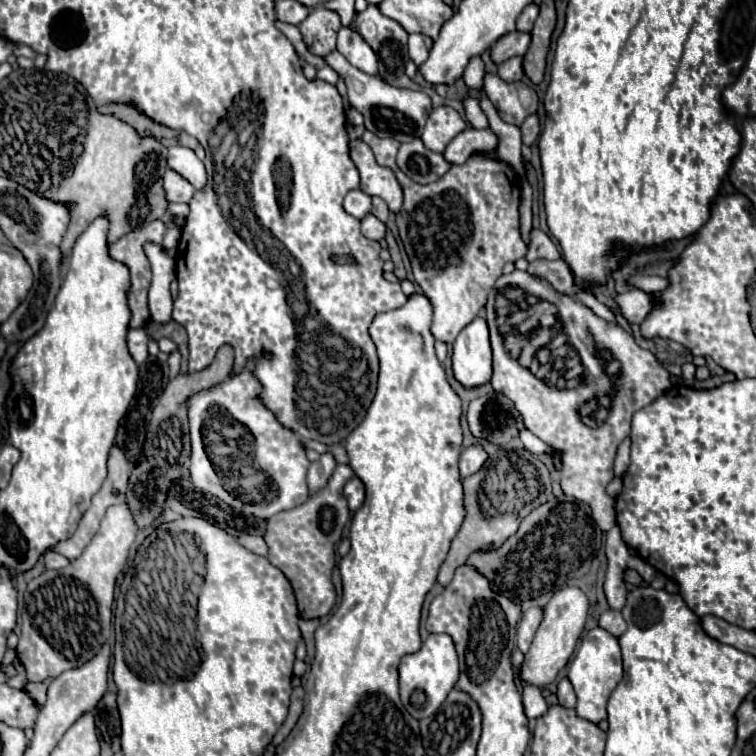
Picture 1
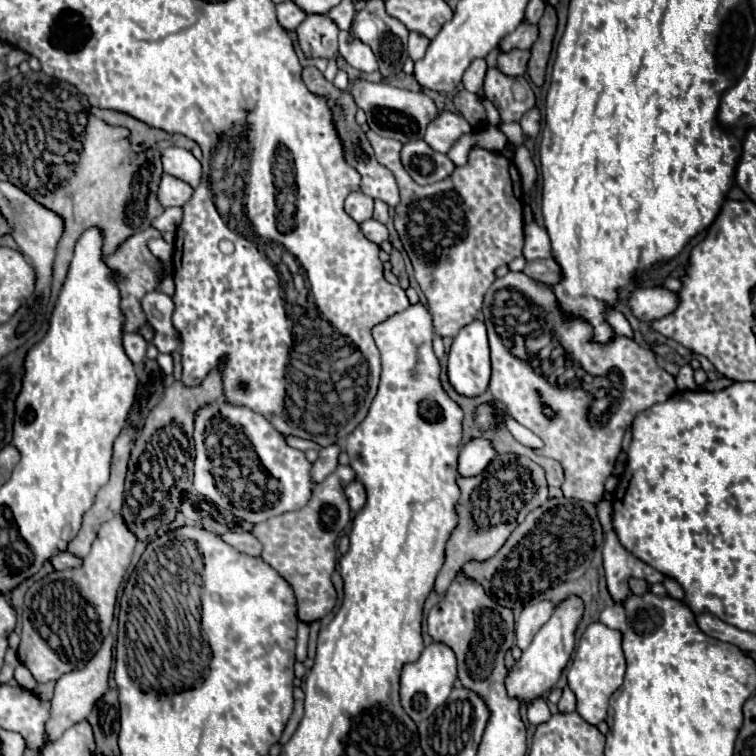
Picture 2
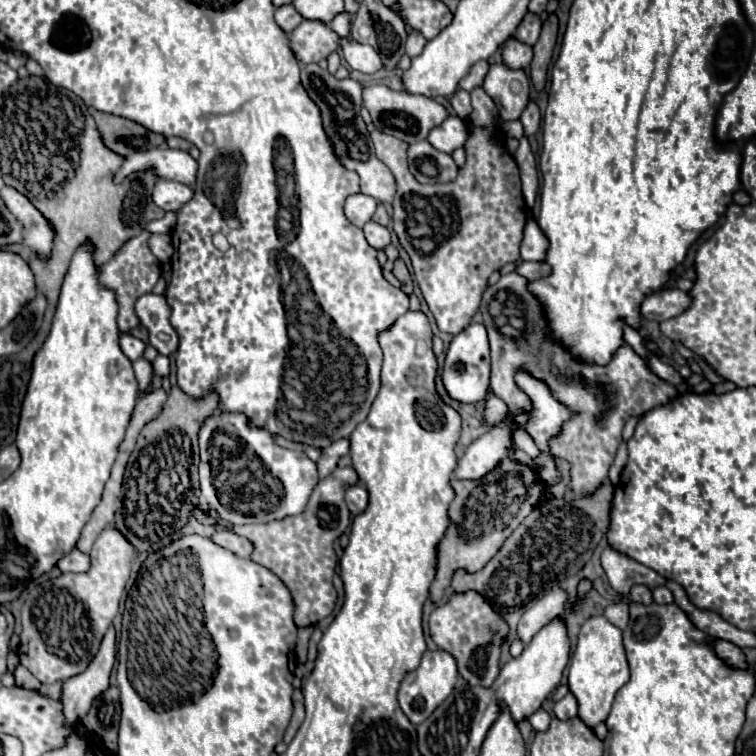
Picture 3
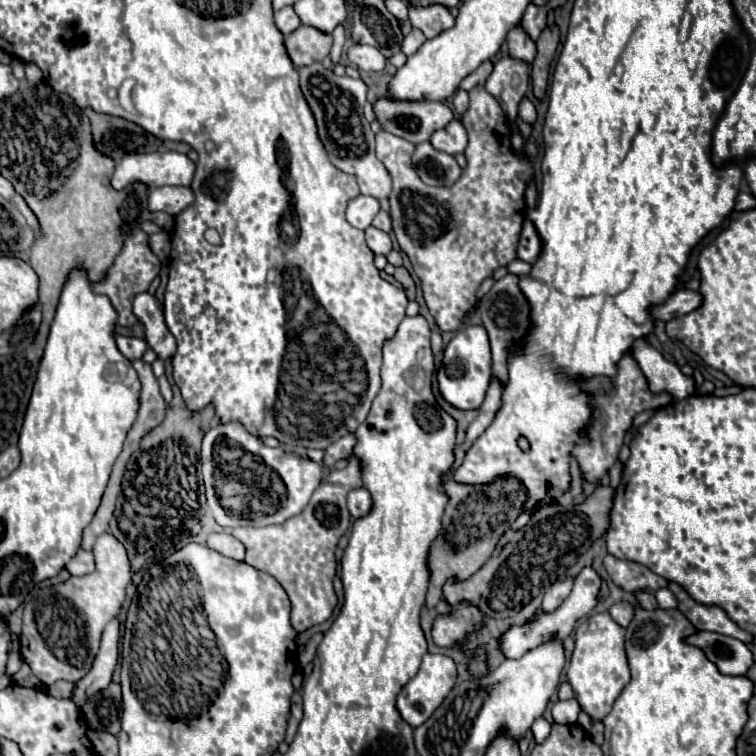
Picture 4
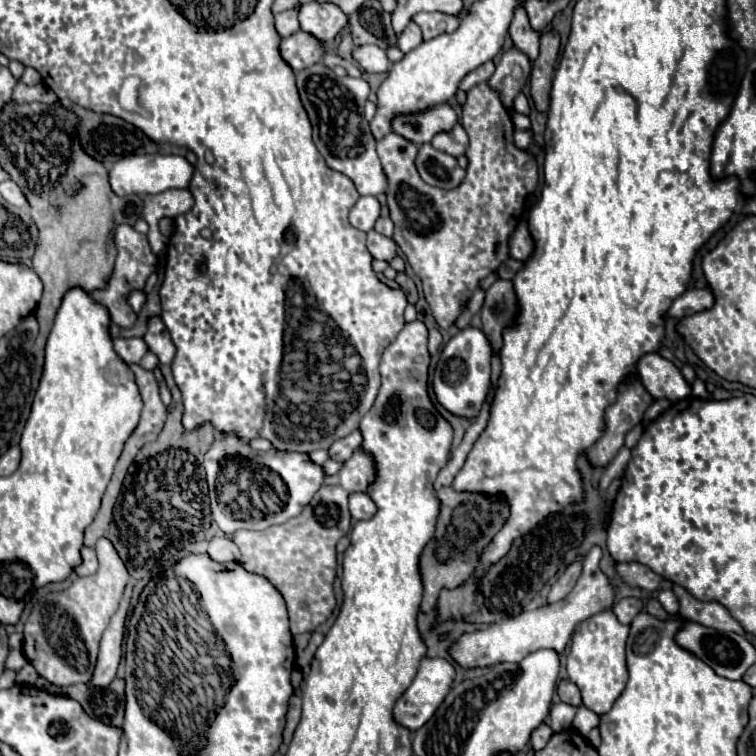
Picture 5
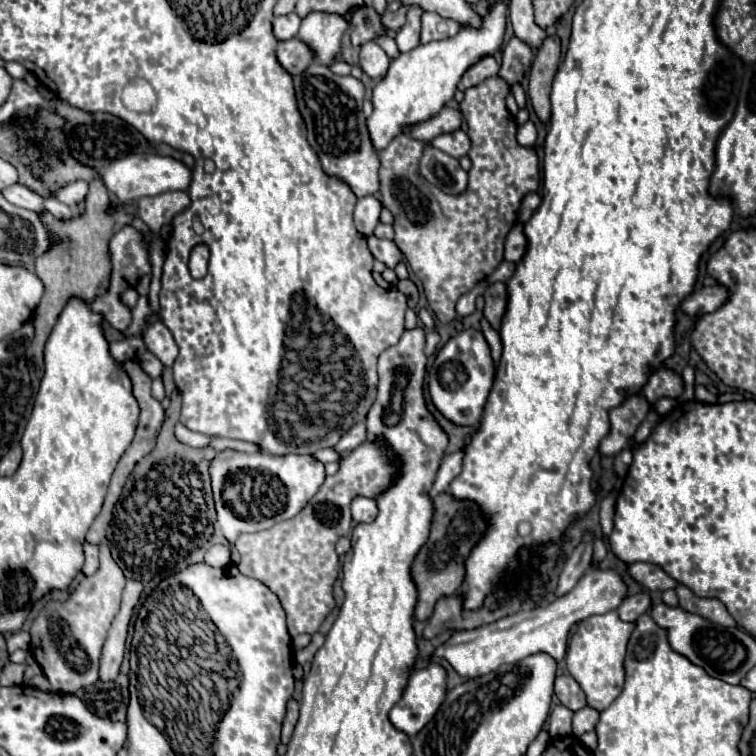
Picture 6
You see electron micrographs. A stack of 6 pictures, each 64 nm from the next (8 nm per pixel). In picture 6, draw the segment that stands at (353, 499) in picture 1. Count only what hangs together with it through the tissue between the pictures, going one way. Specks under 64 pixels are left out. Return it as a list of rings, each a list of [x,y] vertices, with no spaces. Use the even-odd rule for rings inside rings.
[[[358,496],[352,500],[352,520],[356,524],[360,522],[372,522],[378,516],[378,504],[372,498],[362,498]]]

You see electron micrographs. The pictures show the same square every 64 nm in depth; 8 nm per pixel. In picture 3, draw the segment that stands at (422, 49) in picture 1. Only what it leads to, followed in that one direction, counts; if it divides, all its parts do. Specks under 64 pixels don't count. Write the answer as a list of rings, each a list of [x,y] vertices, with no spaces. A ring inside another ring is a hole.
[[[416,32],[416,34],[410,34],[408,40],[406,40],[406,54],[408,54],[410,58],[418,56],[418,54],[422,52],[424,44],[426,44],[426,38],[424,38],[422,34],[418,34],[418,32]]]

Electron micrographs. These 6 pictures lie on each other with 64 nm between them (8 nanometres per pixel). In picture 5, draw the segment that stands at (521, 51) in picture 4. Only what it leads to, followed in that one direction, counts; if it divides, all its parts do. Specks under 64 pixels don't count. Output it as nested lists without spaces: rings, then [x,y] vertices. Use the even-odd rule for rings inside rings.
[[[524,2],[518,4],[516,10],[514,10],[514,18],[512,18],[512,24],[510,24],[510,36],[514,40],[514,46],[518,46],[522,52],[526,52],[530,60],[536,60],[542,32],[536,32],[530,26]]]

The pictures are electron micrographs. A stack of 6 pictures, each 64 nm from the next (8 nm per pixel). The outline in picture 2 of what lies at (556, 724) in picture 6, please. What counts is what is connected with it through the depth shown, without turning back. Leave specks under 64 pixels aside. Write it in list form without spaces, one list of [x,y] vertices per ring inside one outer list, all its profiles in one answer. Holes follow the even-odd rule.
[[[566,686],[566,688],[564,688],[564,694],[562,694],[560,702],[558,702],[558,712],[566,714],[566,712],[574,712],[574,710],[576,710],[576,696],[574,696],[574,692]]]

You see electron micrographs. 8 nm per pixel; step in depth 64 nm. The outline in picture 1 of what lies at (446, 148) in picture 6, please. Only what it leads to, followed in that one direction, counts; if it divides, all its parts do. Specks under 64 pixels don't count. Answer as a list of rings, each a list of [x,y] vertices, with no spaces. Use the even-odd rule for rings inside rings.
[[[450,106],[434,108],[428,116],[426,128],[422,132],[422,142],[434,152],[444,152],[454,136],[466,130],[464,118]]]

